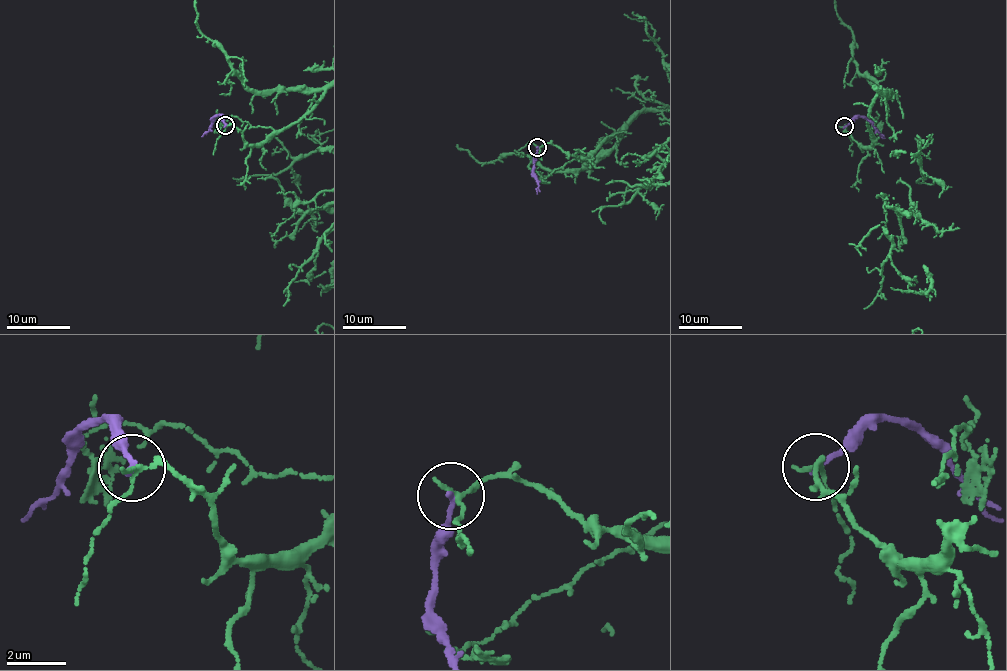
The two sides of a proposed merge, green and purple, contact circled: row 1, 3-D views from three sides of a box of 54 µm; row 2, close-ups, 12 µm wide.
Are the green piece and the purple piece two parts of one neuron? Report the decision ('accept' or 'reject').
reject

